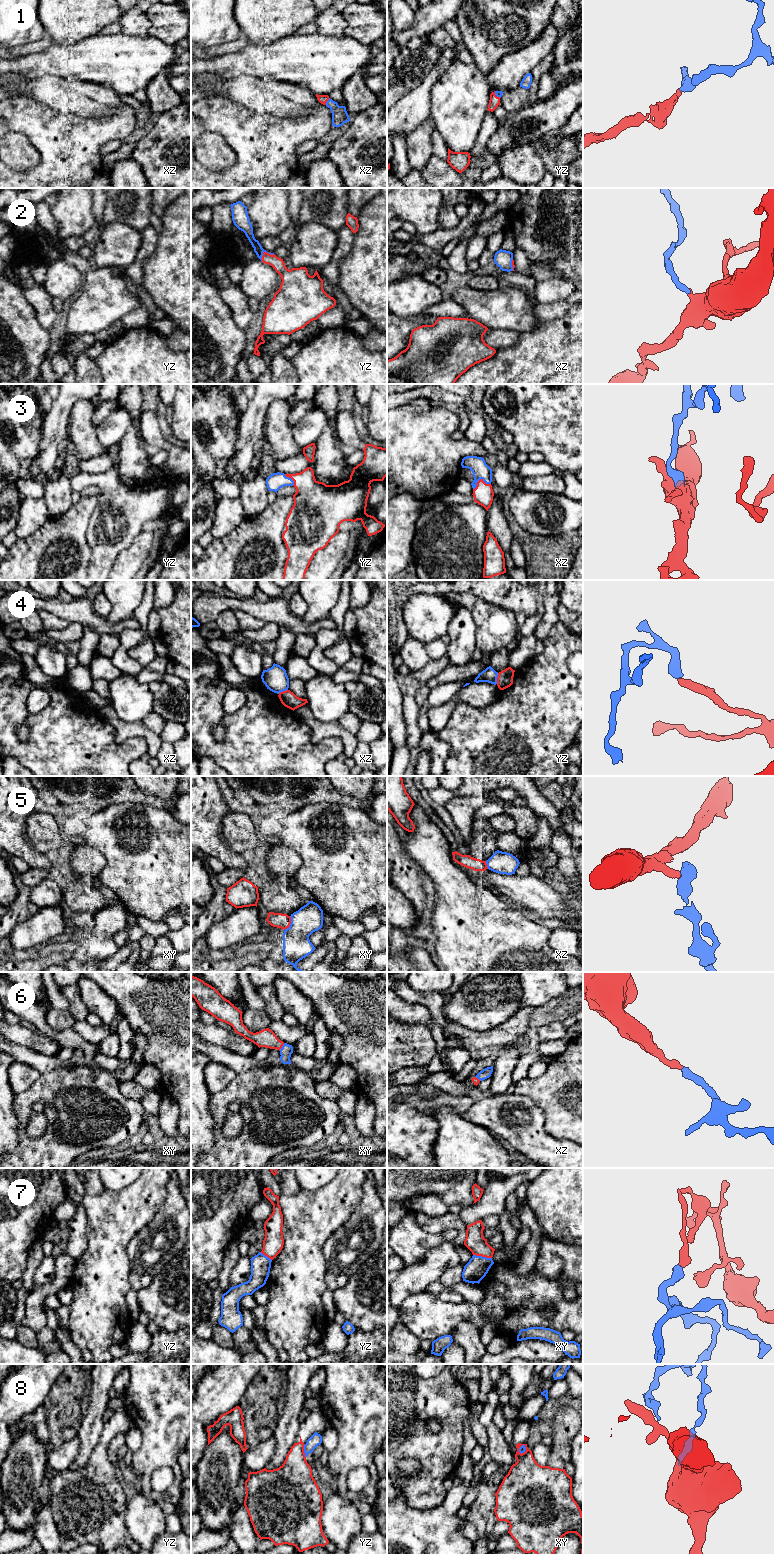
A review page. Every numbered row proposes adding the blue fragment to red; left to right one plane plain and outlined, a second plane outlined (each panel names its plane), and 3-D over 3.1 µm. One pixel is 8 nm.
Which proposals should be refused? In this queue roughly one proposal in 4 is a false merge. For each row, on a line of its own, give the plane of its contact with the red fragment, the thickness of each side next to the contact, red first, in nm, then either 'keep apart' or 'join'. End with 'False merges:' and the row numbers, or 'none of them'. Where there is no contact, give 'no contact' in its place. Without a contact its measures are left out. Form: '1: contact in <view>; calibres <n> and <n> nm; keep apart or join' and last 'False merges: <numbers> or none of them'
1: contact in xz; calibres 70 and 130 nm; join
2: contact in yz; calibres 100 and 90 nm; join
3: contact in xz; calibres 160 and 140 nm; join
4: contact in yz; calibres 130 and 120 nm; keep apart
5: contact in xy; calibres 120 and 220 nm; keep apart
6: contact in xy; calibres 140 and 90 nm; join
7: contact in xy; calibres 160 and 180 nm; keep apart
8: contact in yz; calibres 300 and 100 nm; keep apart
False merges: 4, 5, 7, 8

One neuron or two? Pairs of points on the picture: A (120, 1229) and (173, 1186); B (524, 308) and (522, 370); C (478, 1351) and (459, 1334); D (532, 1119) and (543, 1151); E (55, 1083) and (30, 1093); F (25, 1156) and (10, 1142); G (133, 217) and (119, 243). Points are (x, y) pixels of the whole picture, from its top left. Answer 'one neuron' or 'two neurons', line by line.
A: two neurons
B: two neurons
C: one neuron
D: one neuron
E: one neuron
F: two neurons
G: two neurons

